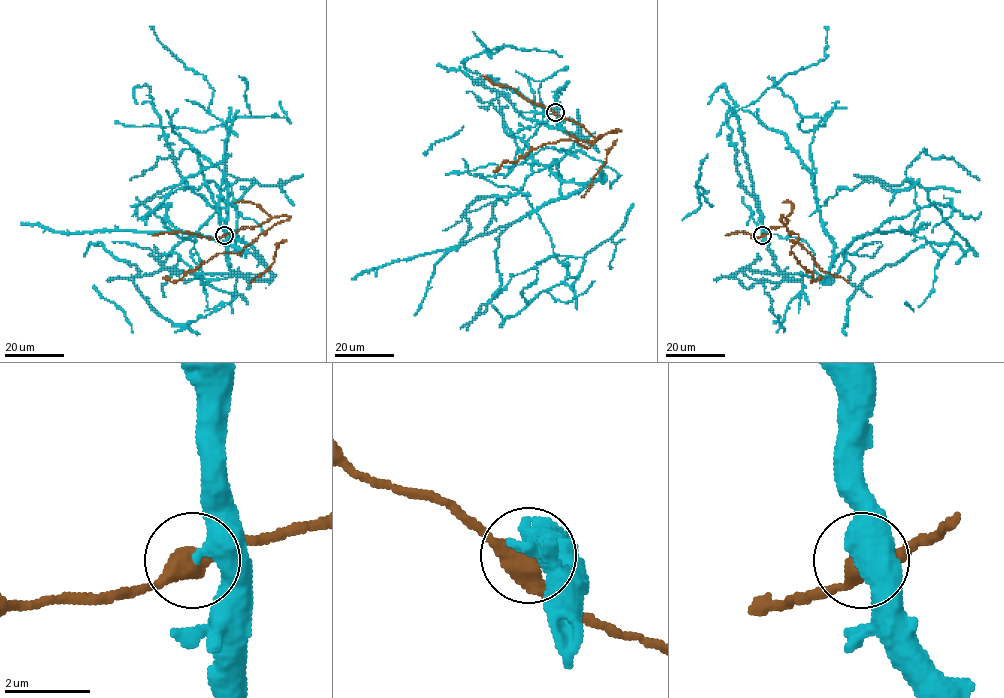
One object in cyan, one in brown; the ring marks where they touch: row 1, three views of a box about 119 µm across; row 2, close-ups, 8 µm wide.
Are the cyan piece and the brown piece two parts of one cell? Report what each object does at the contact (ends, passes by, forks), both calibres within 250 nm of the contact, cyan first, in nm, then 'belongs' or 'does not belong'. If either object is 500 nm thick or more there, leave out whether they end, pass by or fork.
cyan ends | brown passes by | 400/460 nm | belongs

